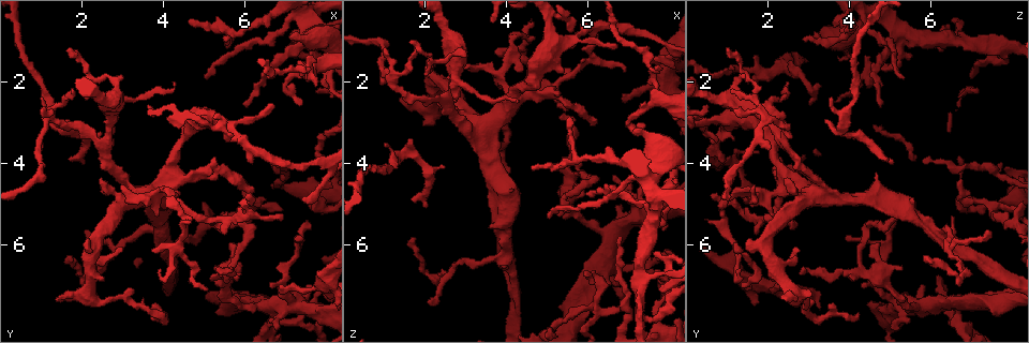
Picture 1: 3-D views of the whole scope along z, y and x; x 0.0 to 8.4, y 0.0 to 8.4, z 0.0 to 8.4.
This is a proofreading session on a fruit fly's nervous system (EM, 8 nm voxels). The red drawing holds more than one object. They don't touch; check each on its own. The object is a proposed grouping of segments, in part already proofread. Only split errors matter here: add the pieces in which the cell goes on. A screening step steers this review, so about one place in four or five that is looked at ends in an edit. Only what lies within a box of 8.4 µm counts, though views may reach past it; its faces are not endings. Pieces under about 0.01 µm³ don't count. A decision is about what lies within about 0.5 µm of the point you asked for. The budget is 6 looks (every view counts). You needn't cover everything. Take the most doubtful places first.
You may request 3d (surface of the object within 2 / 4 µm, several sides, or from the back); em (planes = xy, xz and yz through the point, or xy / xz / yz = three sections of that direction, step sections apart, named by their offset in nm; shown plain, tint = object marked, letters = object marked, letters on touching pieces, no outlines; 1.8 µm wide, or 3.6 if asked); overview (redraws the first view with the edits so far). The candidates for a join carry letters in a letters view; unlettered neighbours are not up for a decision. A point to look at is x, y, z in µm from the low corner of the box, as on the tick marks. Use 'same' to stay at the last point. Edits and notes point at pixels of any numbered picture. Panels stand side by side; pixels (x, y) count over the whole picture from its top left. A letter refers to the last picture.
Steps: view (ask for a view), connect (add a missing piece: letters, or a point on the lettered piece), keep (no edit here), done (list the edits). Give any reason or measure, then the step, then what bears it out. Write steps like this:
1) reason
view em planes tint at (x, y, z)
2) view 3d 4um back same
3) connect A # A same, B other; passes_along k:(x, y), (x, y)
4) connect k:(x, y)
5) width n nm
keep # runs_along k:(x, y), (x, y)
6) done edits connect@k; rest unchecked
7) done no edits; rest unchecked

view em xy step 8 tint at (2.05, 3.90, 5.10)

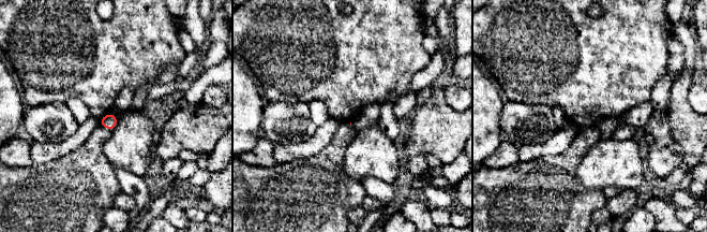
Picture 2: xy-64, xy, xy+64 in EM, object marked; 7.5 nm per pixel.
view em planes letters same

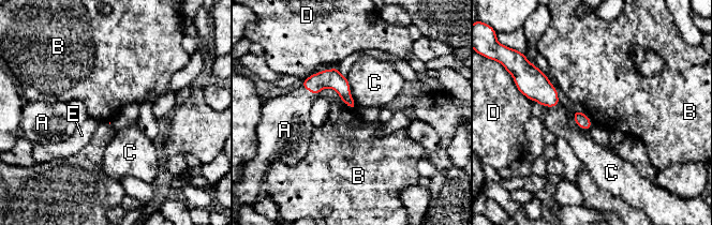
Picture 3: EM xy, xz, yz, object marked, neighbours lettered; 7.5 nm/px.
connect A # A same, B other, C other, D other, E other; passes_along 3:(328, 78), (309, 90), (287, 116); the cell continues

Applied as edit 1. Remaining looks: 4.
view overview

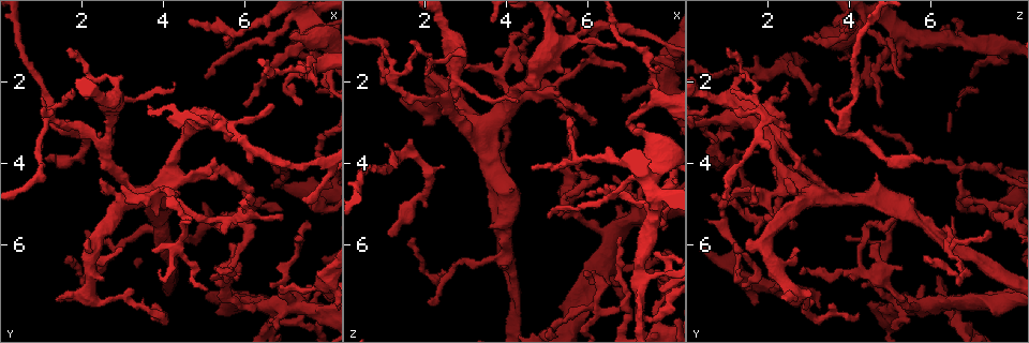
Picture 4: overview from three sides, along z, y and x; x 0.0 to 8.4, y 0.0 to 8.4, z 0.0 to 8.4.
sharp bend
view em planes plain at (2.25, 6.75, 6.80)

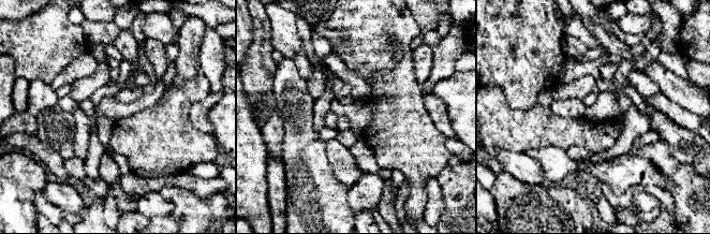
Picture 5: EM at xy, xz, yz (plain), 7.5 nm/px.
view em planes tint same

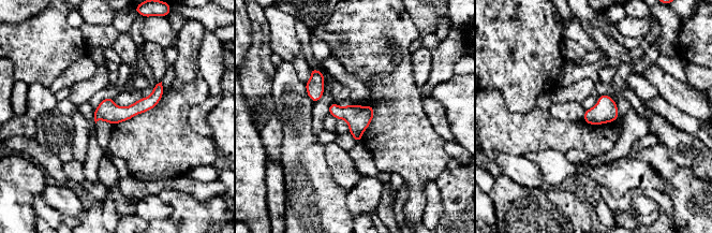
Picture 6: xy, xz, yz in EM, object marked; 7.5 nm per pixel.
what lies round it
view em planes letters same

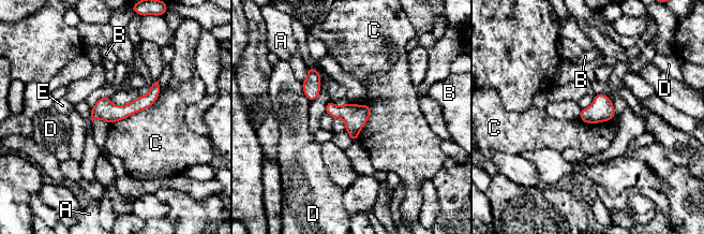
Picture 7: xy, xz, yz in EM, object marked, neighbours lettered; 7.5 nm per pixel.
keep # A other, B other, C other, D other, E other; none of them fits

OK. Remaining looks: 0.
done edits connect@3; rest unchecked

